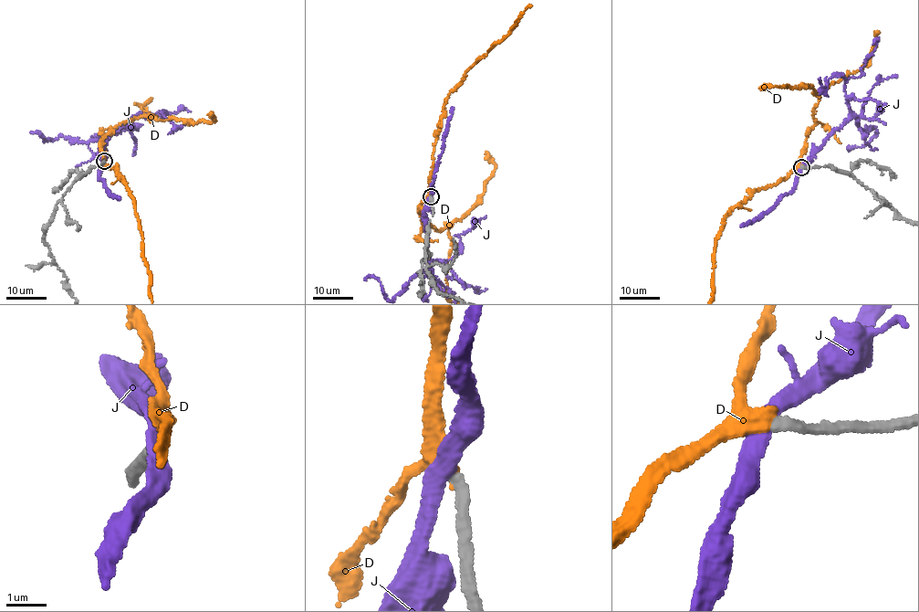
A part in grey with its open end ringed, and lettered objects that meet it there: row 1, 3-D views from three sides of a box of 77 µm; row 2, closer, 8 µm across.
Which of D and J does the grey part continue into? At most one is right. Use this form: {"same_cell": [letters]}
{"same_cell": ["D"]}

